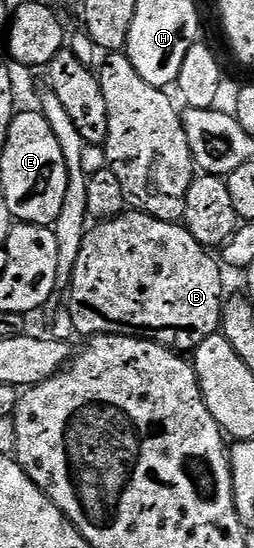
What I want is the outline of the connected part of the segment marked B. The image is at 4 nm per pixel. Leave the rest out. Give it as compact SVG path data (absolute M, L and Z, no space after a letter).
M125 211L120 216L94 224L85 234L67 290L67 310L82 338L102 335L142 337L144 341L154 341L185 355L197 350L203 339L220 330L223 298L226 296L220 268L218 258L197 242L184 224Z

